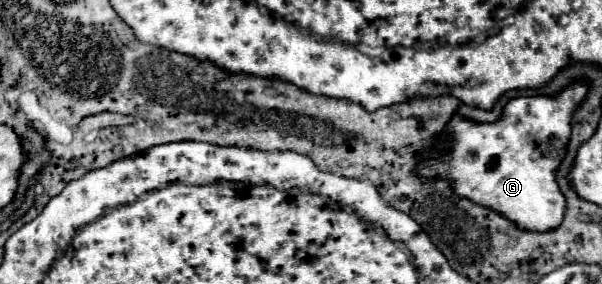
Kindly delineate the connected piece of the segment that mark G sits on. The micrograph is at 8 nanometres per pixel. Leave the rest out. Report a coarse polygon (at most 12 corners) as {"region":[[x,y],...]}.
{"region":[[586,83],[454,115],[424,177],[522,229],[556,229],[556,167]]}

